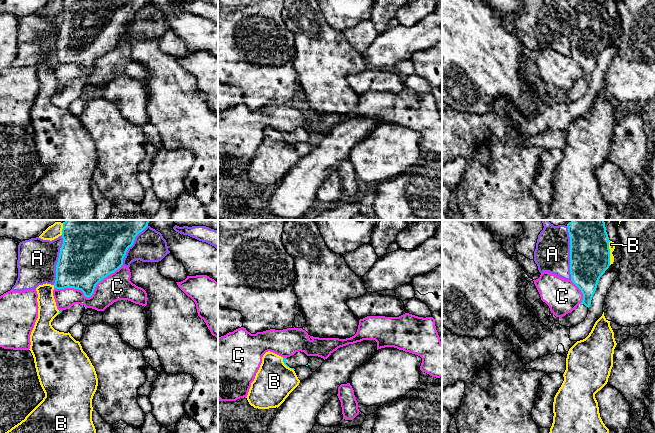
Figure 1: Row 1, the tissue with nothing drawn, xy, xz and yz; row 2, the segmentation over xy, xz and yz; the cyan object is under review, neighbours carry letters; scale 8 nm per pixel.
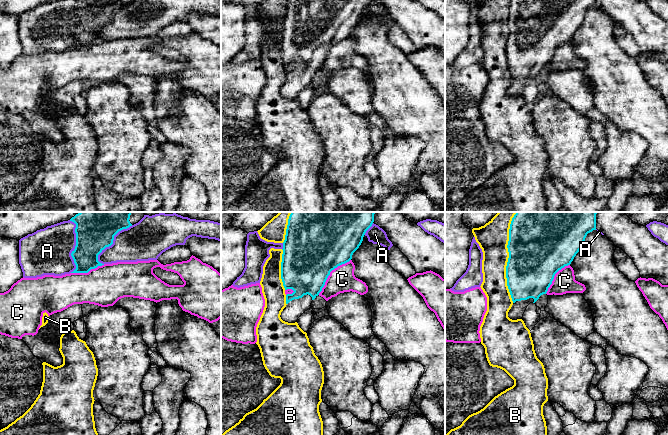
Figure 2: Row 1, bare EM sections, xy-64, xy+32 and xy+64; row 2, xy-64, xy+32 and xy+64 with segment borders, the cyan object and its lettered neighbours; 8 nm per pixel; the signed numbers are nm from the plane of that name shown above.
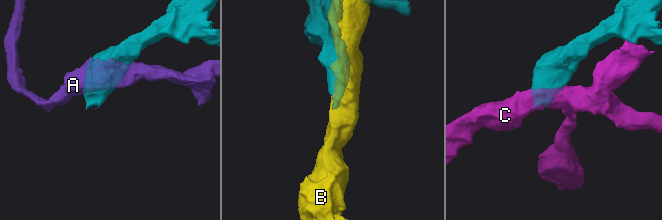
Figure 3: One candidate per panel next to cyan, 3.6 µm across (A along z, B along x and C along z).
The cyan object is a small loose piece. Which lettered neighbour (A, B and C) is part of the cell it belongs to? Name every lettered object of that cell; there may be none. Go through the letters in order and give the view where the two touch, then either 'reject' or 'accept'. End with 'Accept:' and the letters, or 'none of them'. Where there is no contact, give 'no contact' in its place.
A: yz | reject
B: yz | reject
C: xy | reject
Accept: none of them

